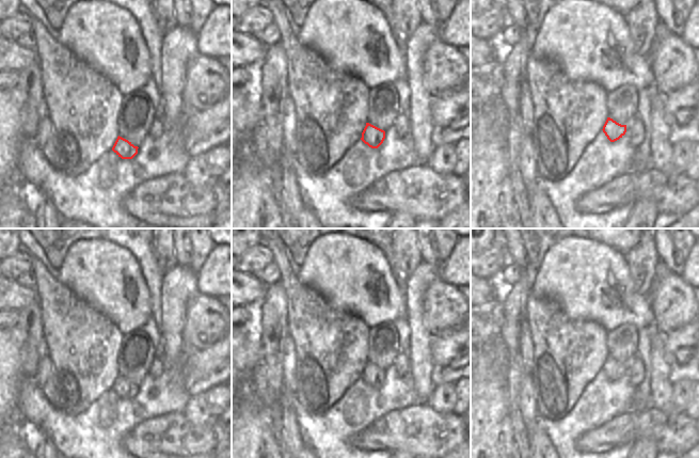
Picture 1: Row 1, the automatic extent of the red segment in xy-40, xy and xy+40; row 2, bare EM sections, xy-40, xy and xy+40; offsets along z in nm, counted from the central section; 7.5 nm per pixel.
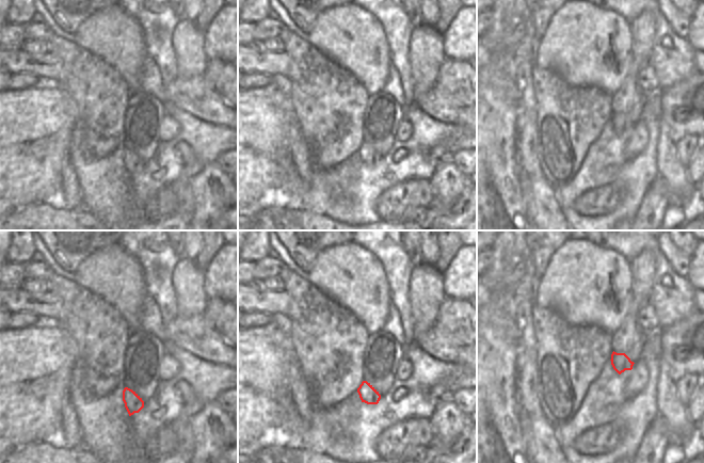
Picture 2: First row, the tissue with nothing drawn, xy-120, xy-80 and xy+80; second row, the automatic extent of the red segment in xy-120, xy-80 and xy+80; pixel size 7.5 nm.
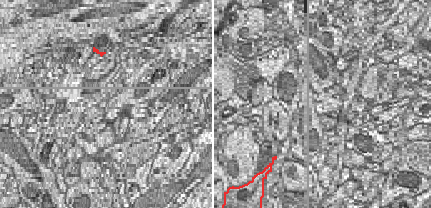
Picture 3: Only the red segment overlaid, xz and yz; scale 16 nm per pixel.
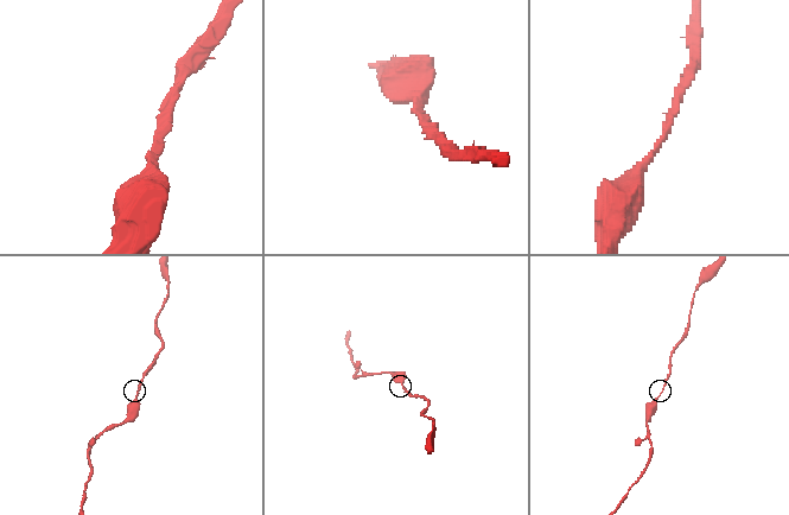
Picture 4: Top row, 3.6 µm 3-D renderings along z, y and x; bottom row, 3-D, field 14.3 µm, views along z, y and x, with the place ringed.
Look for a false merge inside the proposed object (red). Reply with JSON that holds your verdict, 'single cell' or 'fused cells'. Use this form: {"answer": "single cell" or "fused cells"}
{"answer": "single cell"}

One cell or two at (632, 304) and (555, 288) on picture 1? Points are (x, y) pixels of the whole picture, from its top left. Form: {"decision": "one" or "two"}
{"decision": "one"}

